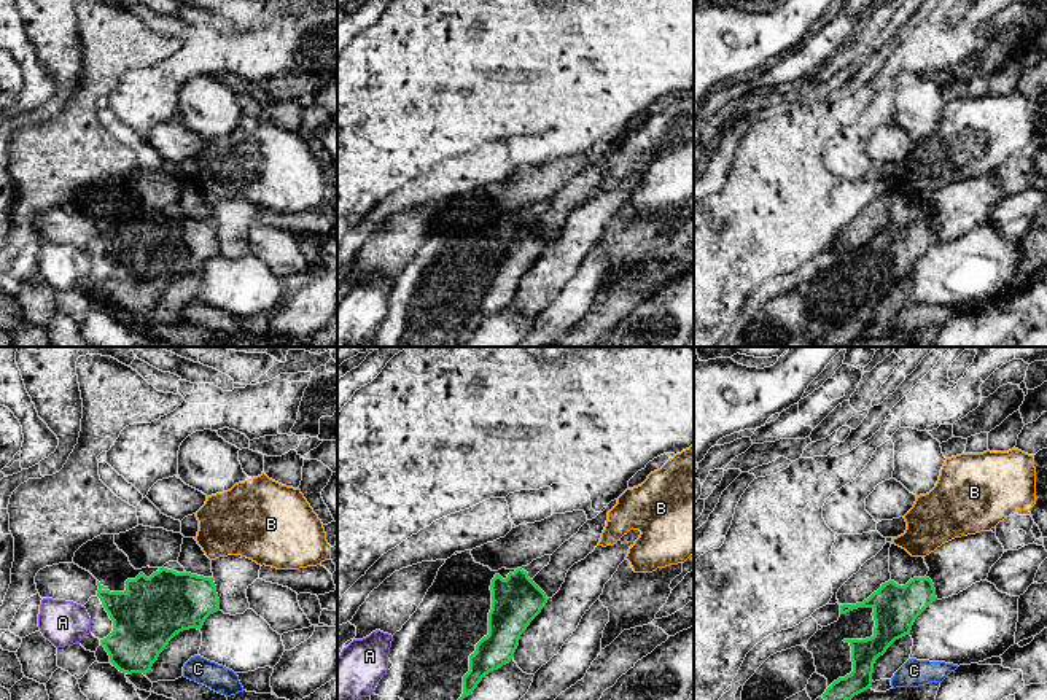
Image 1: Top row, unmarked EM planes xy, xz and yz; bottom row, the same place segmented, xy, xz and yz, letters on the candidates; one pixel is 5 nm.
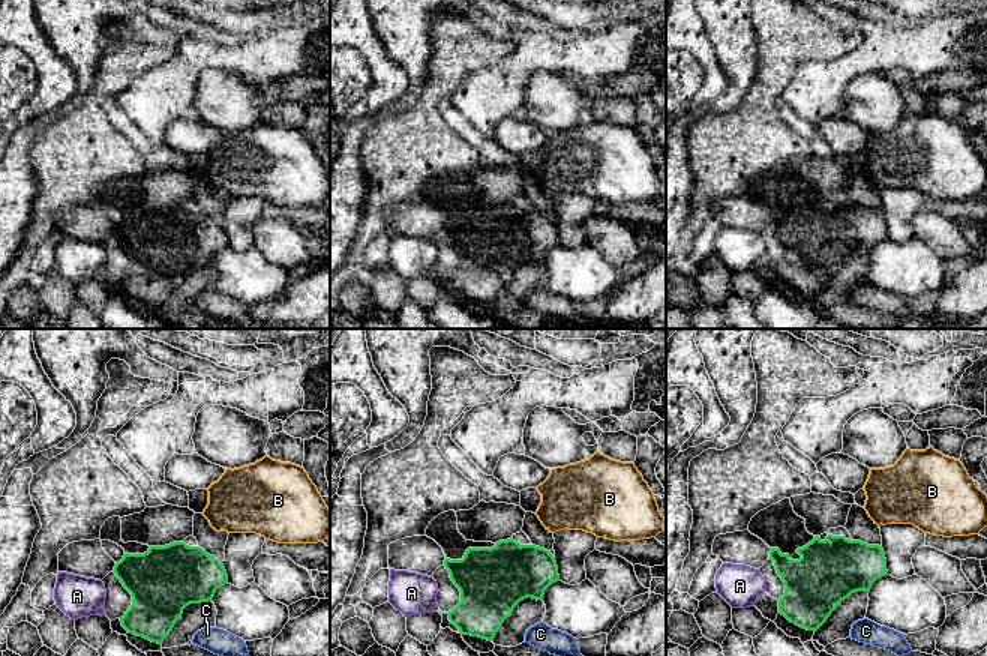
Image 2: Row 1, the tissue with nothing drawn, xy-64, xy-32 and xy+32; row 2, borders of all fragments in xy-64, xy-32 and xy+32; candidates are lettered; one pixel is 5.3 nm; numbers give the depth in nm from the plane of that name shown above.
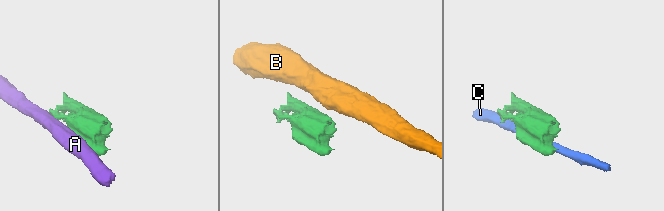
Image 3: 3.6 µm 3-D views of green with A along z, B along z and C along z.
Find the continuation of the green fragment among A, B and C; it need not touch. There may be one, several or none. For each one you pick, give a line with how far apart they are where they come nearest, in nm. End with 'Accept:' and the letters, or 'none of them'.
Accept: none of them

